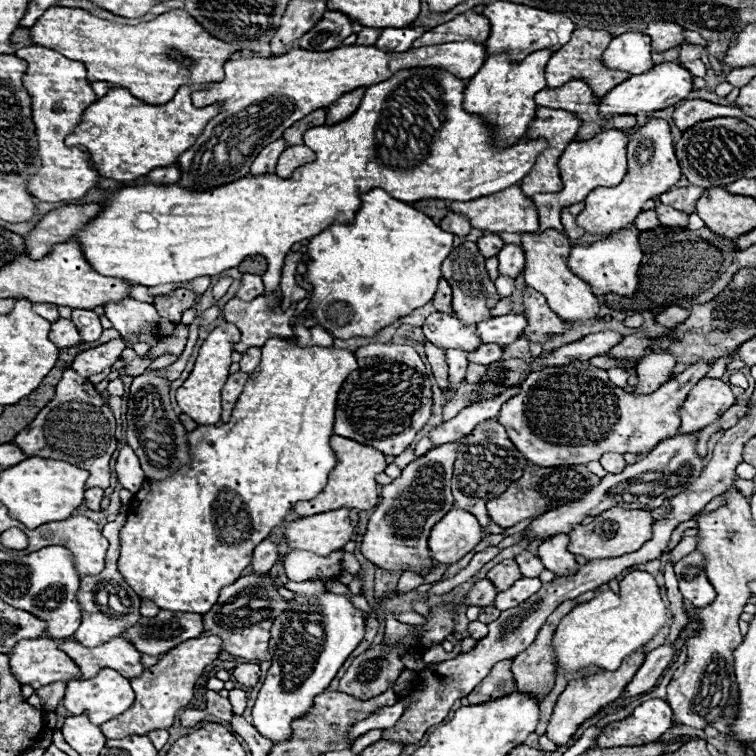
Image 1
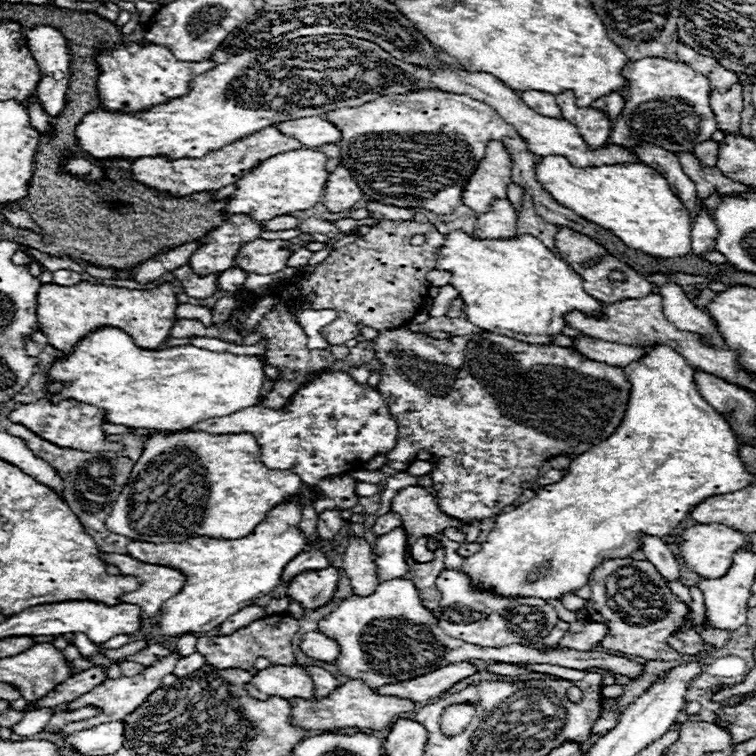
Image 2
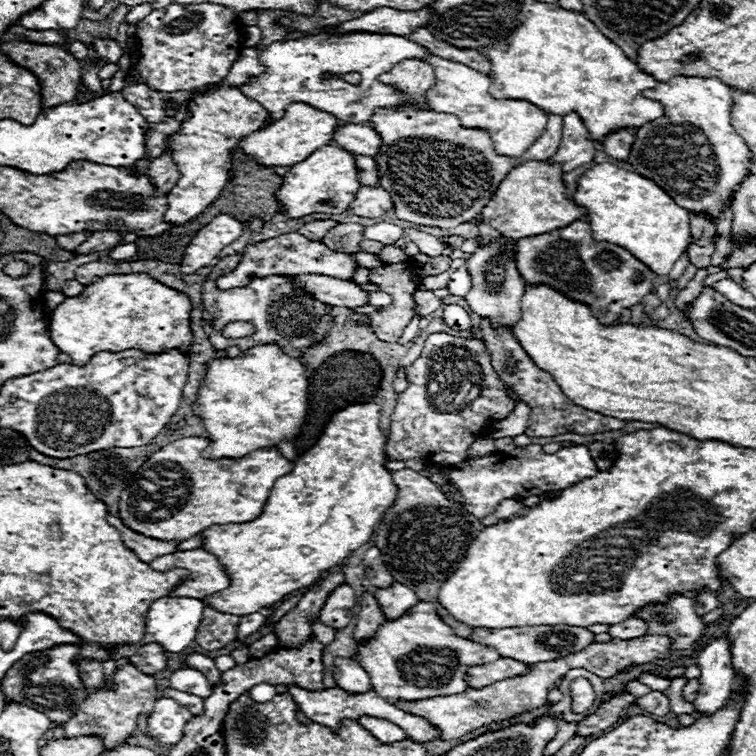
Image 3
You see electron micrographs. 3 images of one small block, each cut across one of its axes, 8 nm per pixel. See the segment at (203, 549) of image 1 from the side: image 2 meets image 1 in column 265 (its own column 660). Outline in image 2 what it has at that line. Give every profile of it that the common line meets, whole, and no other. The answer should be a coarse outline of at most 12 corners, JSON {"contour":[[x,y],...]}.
{"contour":[[658,344],[616,432],[446,552],[494,596],[560,600],[640,536],[748,488],[740,442]]}

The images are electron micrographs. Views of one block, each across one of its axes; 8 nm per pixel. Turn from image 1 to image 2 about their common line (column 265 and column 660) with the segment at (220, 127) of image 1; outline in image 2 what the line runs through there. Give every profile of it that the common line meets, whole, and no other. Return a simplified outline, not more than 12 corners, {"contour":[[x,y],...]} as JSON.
{"contour":[[684,62],[622,68],[608,144],[690,152],[718,130],[710,82]]}

